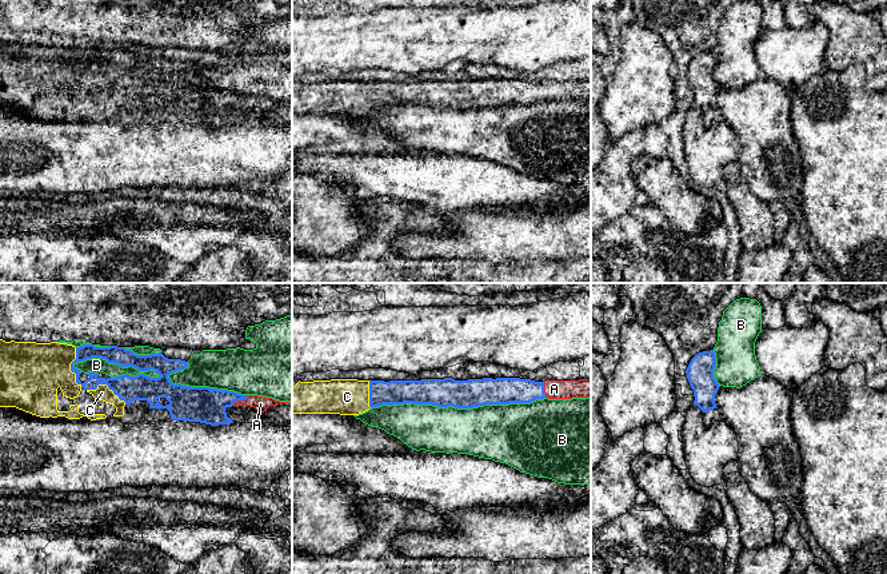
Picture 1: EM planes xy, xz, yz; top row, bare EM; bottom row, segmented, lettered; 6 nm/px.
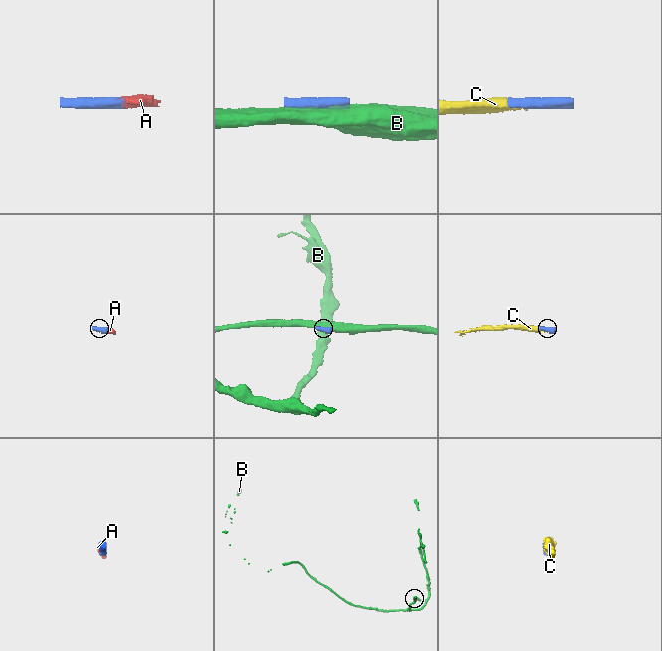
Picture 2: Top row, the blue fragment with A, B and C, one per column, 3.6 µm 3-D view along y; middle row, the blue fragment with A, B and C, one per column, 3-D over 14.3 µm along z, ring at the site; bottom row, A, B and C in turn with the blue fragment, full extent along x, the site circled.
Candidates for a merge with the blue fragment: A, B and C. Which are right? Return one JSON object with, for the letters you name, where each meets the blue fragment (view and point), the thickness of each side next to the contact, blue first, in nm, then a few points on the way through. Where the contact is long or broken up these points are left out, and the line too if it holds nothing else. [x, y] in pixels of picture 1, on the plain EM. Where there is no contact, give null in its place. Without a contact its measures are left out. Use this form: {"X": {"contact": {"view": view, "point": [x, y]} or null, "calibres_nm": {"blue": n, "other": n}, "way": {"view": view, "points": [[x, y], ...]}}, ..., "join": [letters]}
{"A": {"contact": {"view": "xy", "point": [240, 100]}, "calibres_nm": {"blue": 220, "other": 90}, "way": {"view": "xy", "points": [[204, 106], [219, 100], [240, 100], [260, 104]]}}, "C": {"contact": {"view": "xy", "point": [107, 86]}, "calibres_nm": {"blue": 160, "other": 90}}, "join": ["A", "C"]}

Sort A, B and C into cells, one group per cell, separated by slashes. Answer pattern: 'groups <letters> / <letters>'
groups A C / B

